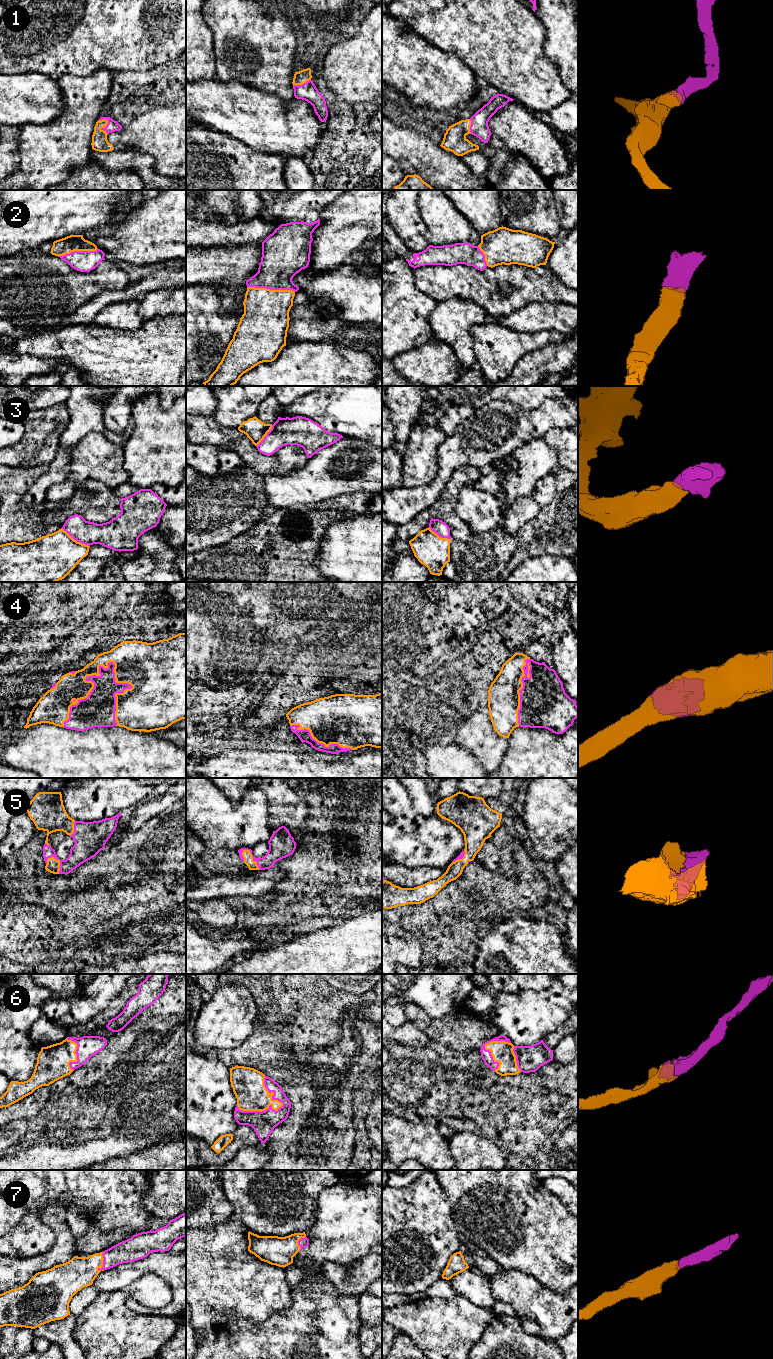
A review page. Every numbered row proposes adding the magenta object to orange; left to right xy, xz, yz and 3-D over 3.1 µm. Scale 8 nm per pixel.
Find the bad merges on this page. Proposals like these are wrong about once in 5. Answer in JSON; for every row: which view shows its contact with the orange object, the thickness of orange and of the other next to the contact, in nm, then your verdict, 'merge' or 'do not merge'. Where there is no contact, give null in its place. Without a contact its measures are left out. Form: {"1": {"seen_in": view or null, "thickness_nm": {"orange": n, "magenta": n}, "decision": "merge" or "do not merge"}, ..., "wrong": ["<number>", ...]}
{"1": {"seen_in": "xy", "thickness_nm": {"orange": 130, "magenta": 90}, "decision": "merge"}, "2": {"seen_in": "xz", "thickness_nm": {"orange": 360, "magenta": 320}, "decision": "merge"}, "3": {"seen_in": "xy", "thickness_nm": {"orange": 380, "magenta": 190}, "decision": "do not merge"}, "4": {"seen_in": "xy", "thickness_nm": {"orange": 220, "magenta": 280}, "decision": "merge"}, "5": {"seen_in": "xz", "thickness_nm": {"orange": 80, "magenta": 190}, "decision": "merge"}, "6": {"seen_in": "xz", "thickness_nm": {"orange": 260, "magenta": 190}, "decision": "merge"}, "7": {"seen_in": "xy", "thickness_nm": {"orange": 260, "magenta": 180}, "decision": "merge"}, "wrong": ["3"]}

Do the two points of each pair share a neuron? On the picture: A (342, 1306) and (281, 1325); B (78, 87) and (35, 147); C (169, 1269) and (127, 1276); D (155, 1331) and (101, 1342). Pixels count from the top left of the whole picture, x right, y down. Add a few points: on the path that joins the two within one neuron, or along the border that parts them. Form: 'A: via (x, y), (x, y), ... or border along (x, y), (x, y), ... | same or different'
A: via (327, 1321), (323, 1325), (296, 1325) | same
B: via (78, 103), (78, 110), (51, 137) | same
C: via (159, 1267), (141, 1267), (137, 1270) | same
D: via (142, 1336), (114, 1337) | same

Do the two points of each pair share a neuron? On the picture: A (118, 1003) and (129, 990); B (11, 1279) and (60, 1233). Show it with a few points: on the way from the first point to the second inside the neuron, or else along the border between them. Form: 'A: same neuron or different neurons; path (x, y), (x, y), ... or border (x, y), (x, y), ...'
A: same neuron; path (121, 1000), (127, 993)
B: same neuron; path (26, 1268), (45, 1261), (58, 1248)

